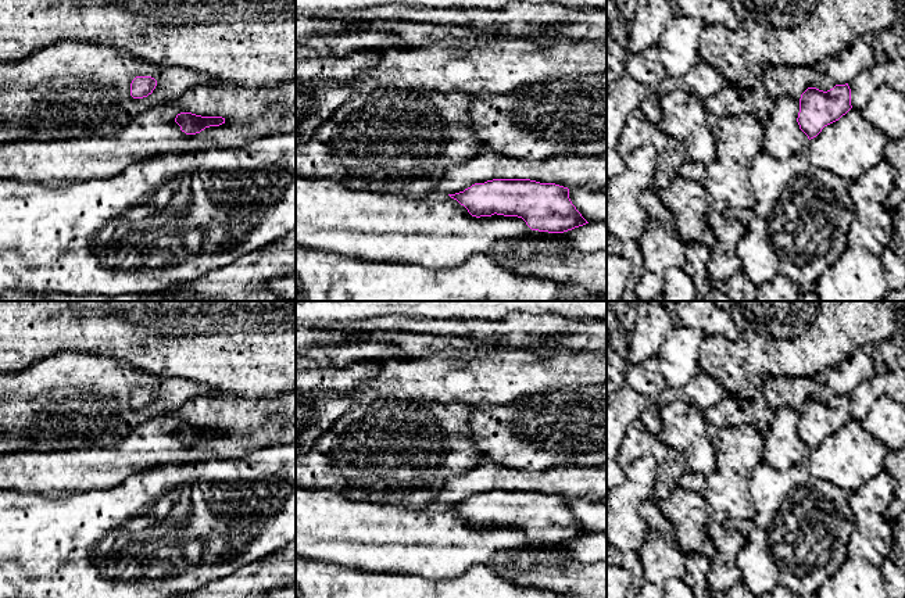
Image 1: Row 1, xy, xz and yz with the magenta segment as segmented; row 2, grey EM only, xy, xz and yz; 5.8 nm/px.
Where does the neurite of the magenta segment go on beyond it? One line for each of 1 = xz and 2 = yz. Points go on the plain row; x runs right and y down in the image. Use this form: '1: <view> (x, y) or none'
1: none
2: none

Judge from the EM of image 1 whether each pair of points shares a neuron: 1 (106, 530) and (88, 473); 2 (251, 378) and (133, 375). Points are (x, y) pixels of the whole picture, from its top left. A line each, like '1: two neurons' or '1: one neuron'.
1: two neurons
2: two neurons

